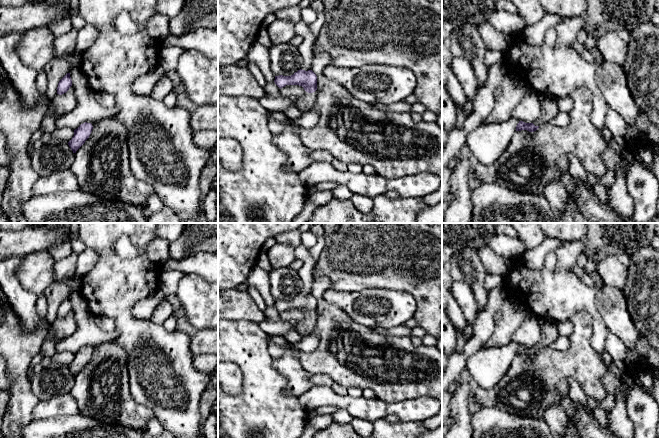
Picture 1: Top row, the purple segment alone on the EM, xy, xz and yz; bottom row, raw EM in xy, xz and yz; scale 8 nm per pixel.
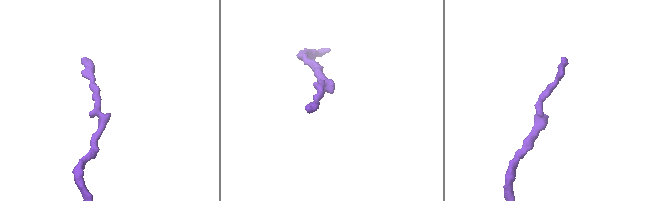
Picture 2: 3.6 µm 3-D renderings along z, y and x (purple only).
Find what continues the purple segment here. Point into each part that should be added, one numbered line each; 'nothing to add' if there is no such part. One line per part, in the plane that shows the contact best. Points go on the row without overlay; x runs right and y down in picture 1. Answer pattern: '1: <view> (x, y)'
1: xz (306, 328)

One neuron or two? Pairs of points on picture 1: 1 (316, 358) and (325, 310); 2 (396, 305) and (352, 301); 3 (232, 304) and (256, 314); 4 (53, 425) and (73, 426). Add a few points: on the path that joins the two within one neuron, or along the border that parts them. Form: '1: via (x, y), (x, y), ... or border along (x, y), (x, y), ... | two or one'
1: via (325, 346), (325, 322) | one
2: via (385, 305), (363, 305) | one
3: via (238, 305), (250, 311) | one
4: via (58, 426), (68, 426) | one

